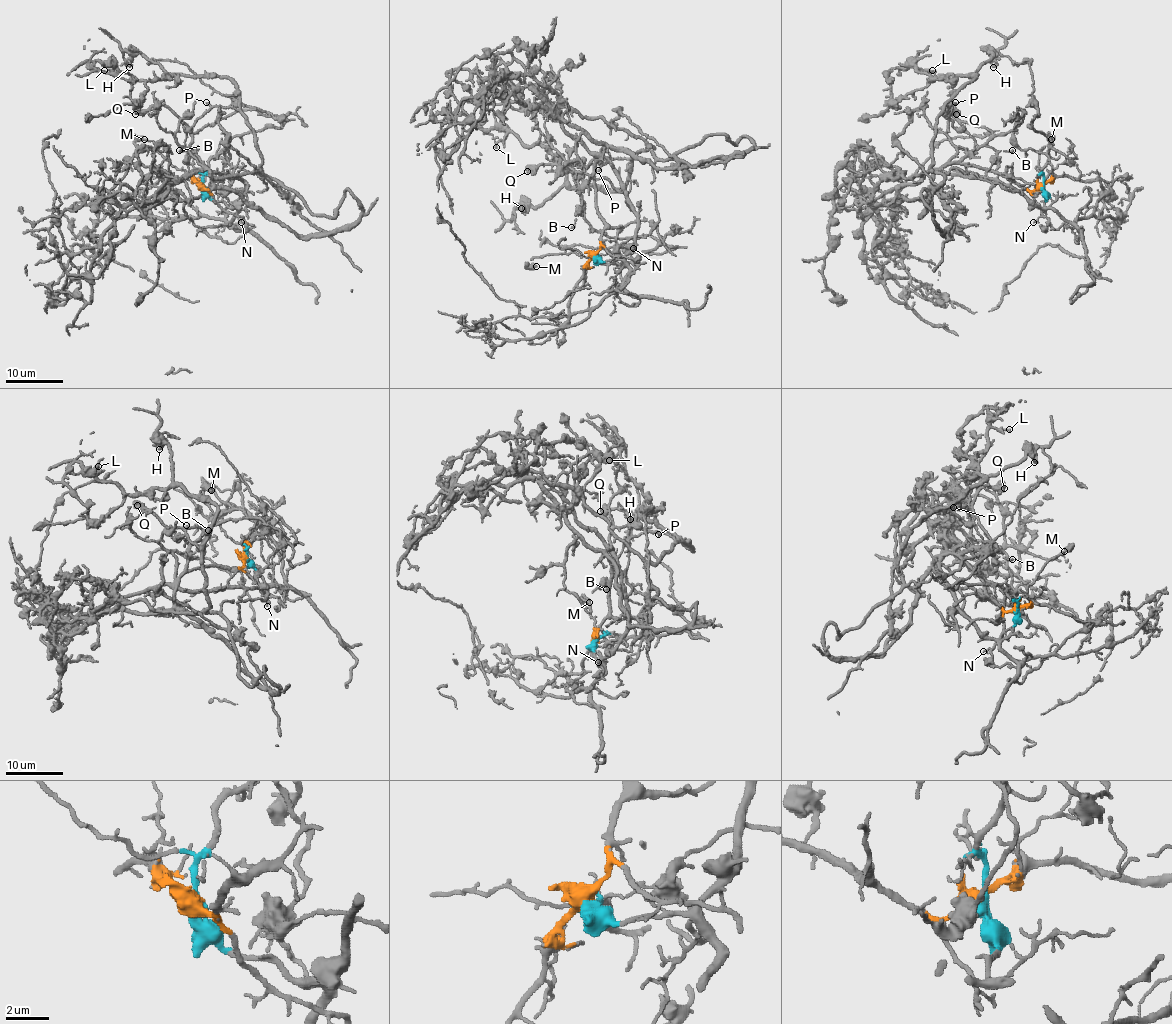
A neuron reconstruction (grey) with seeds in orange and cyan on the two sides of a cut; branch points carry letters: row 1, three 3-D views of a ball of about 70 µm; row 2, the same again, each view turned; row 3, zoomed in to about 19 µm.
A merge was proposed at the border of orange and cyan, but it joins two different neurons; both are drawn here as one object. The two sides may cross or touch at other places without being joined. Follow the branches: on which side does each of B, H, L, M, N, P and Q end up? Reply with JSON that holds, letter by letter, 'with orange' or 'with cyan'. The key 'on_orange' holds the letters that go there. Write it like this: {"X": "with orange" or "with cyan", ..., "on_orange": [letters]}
{"B": "with orange", "H": "with orange", "L": "with orange", "M": "with cyan", "N": "with orange", "P": "with orange", "Q": "with orange", "on_orange": ["B", "H", "L", "N", "P", "Q"]}

